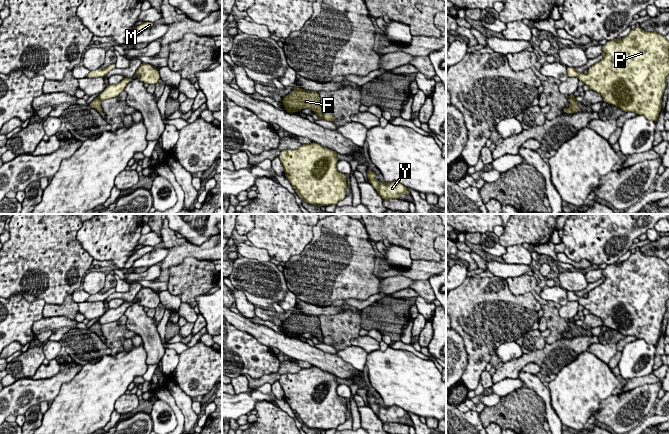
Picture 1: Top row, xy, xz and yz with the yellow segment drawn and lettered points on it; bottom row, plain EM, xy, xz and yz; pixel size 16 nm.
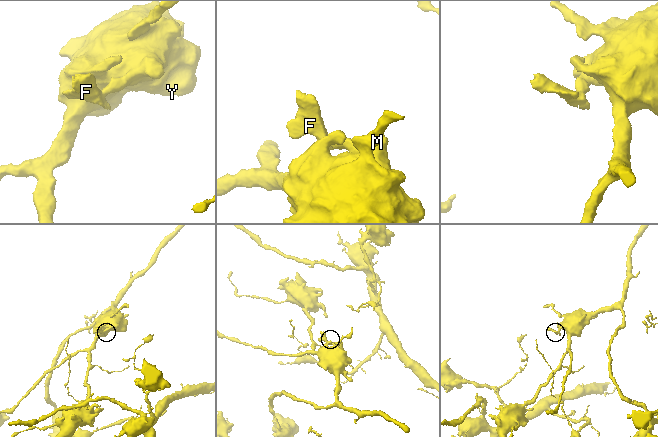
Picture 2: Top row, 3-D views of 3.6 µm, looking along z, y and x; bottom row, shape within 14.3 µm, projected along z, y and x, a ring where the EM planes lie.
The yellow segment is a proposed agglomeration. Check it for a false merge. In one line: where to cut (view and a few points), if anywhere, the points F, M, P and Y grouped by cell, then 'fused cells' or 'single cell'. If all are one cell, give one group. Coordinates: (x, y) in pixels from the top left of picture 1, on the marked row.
xz (324, 113), (322, 118) | F / M P Y | fused cells

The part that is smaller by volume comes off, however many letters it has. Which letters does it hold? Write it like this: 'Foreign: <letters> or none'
Foreign: F

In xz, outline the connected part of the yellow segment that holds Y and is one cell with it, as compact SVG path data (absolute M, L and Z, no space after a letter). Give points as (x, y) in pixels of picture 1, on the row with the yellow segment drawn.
M367 170L367 177L378 195L386 199L399 199L401 194L411 195L409 189L398 182L381 183L376 179L376 174L371 170Z

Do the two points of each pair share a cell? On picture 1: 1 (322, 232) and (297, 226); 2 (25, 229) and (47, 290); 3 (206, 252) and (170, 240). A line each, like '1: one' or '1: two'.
1: two
2: one
3: one

